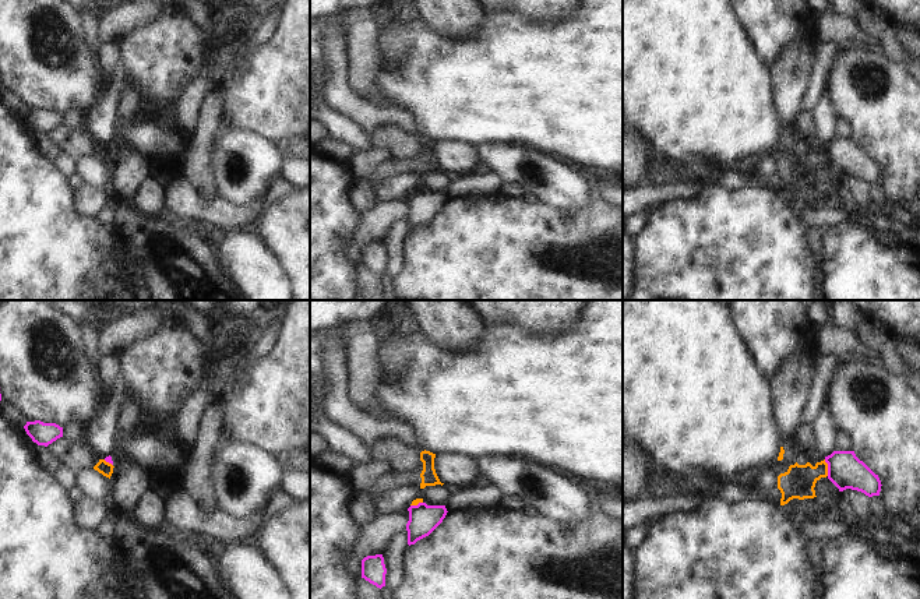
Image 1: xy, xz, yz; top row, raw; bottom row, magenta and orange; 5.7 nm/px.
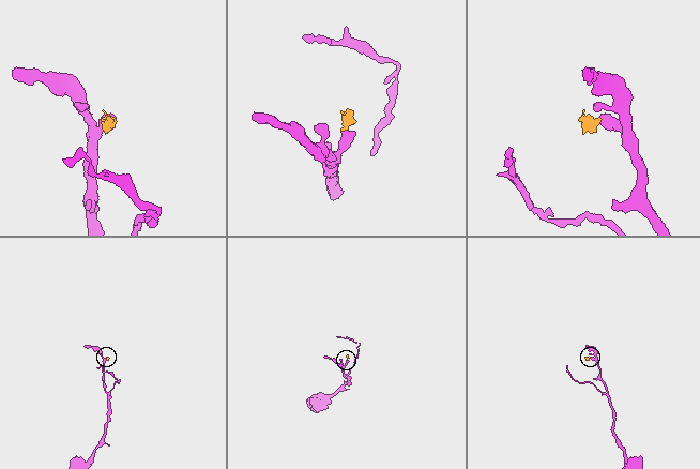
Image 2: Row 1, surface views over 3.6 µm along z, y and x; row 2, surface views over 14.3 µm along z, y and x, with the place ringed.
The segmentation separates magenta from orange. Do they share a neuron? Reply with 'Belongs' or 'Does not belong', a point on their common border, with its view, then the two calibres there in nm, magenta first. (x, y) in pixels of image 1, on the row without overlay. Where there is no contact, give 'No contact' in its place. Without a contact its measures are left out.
Does not belong. Touches magenta at yz (828, 155). Thickness 200 nm (magenta) against 190 nm

